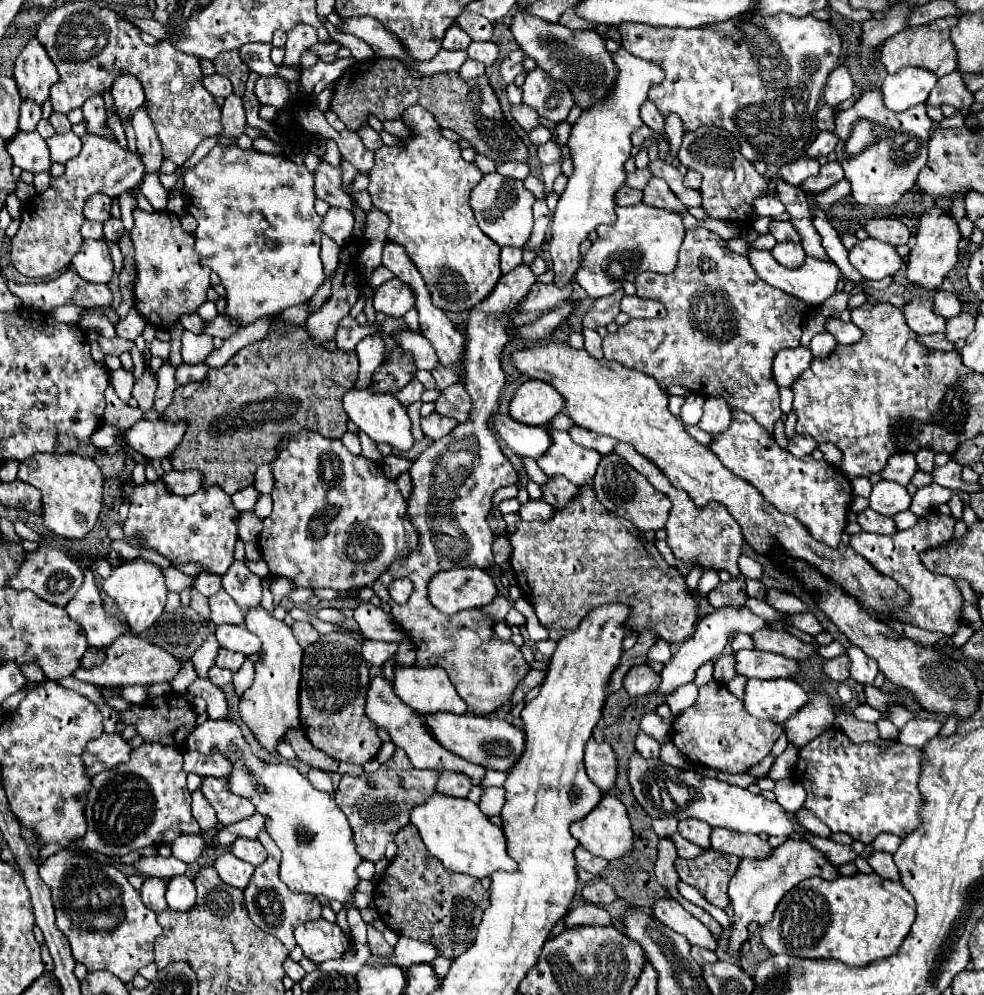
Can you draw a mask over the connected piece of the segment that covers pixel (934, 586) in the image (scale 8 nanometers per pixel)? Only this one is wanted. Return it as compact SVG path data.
M930 513L926 517L920 517L912 529L898 531L896 535L874 535L874 533L862 531L850 537L850 545L856 553L868 559L870 565L878 569L882 575L892 577L910 595L910 601L904 607L896 607L892 611L892 615L898 621L918 625L920 629L926 629L926 631L940 631L944 635L952 635L956 627L962 623L960 619L962 593L952 581L952 577L932 573L920 561L920 553L928 549L936 549L954 539L954 523L956 521L952 515Z

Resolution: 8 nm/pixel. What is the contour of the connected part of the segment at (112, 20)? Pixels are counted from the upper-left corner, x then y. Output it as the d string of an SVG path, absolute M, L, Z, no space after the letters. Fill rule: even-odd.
M72 1L52 9L40 21L38 39L60 73L58 83L50 87L54 111L68 113L82 107L88 97L108 89L116 75L128 71L144 85L148 111L156 123L166 159L182 165L192 157L200 139L222 131L220 107L200 83L200 59L176 51L168 41L146 45L140 39L140 31L118 13L98 7L92 1Z

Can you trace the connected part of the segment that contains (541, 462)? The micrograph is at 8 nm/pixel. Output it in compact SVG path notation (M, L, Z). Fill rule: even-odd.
M548 429L552 439L550 449L538 459L538 467L546 475L562 475L574 485L592 483L596 467L600 463L600 453L576 445L568 431Z

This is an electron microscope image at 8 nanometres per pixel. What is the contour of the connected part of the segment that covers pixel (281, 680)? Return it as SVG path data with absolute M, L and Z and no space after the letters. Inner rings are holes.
M254 605L244 613L246 627L254 635L260 637L262 649L260 659L256 661L256 679L244 691L240 699L240 715L242 721L252 729L260 745L274 753L276 743L284 737L288 727L298 727L298 687L300 687L300 665L302 665L302 647L298 645L292 629L284 623L274 619L262 605Z

